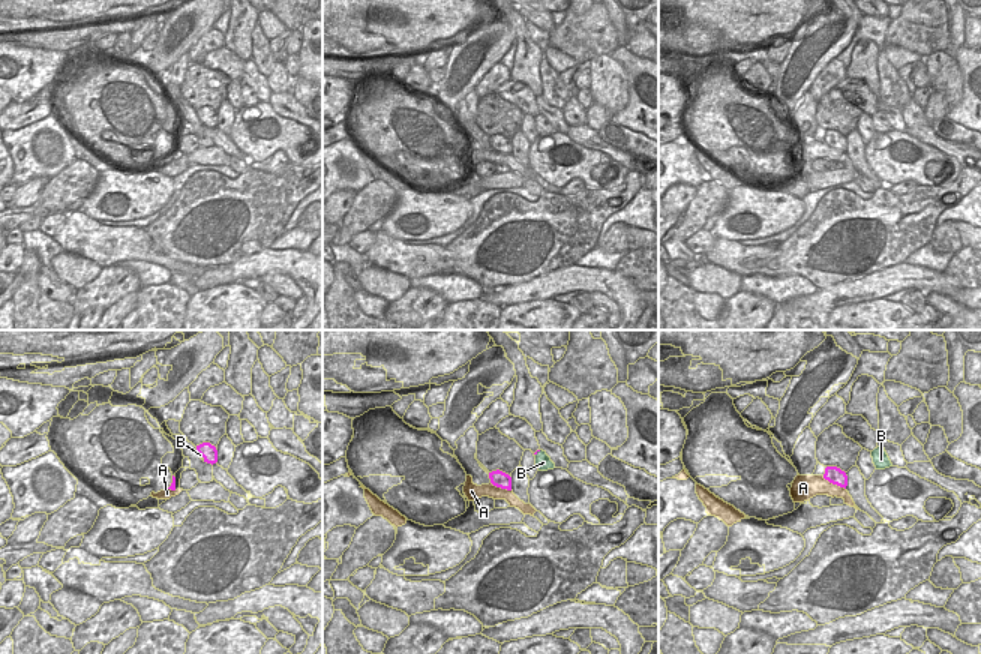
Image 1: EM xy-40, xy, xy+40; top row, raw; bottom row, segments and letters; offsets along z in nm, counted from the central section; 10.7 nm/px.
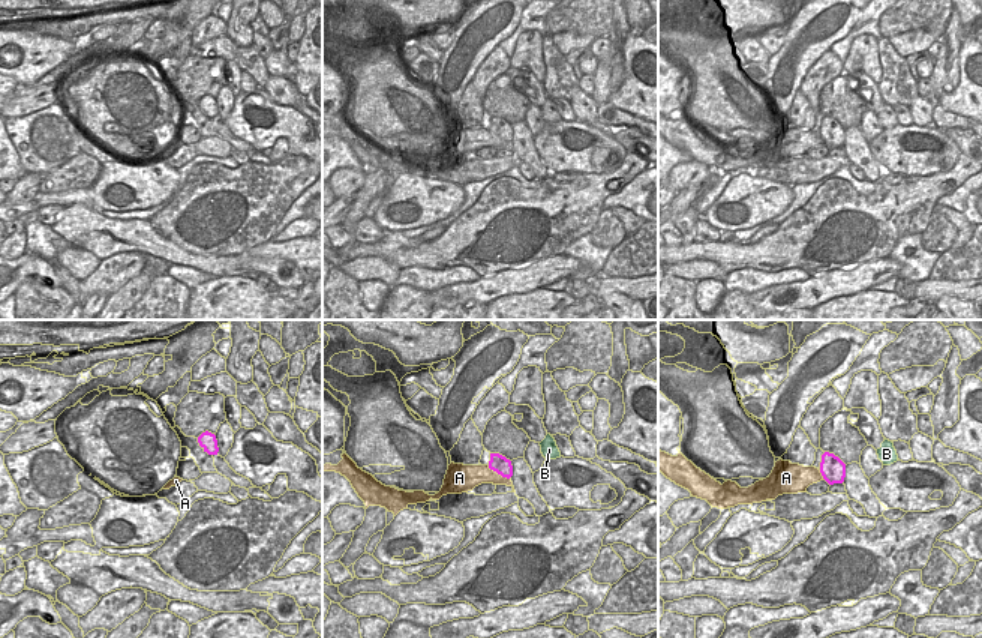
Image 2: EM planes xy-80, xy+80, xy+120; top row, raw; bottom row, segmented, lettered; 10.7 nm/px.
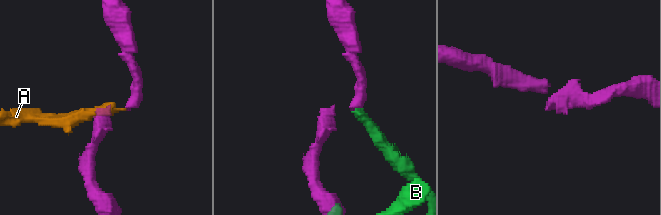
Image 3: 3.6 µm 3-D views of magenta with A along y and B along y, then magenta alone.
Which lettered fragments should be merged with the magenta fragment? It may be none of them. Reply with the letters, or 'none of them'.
none of them

